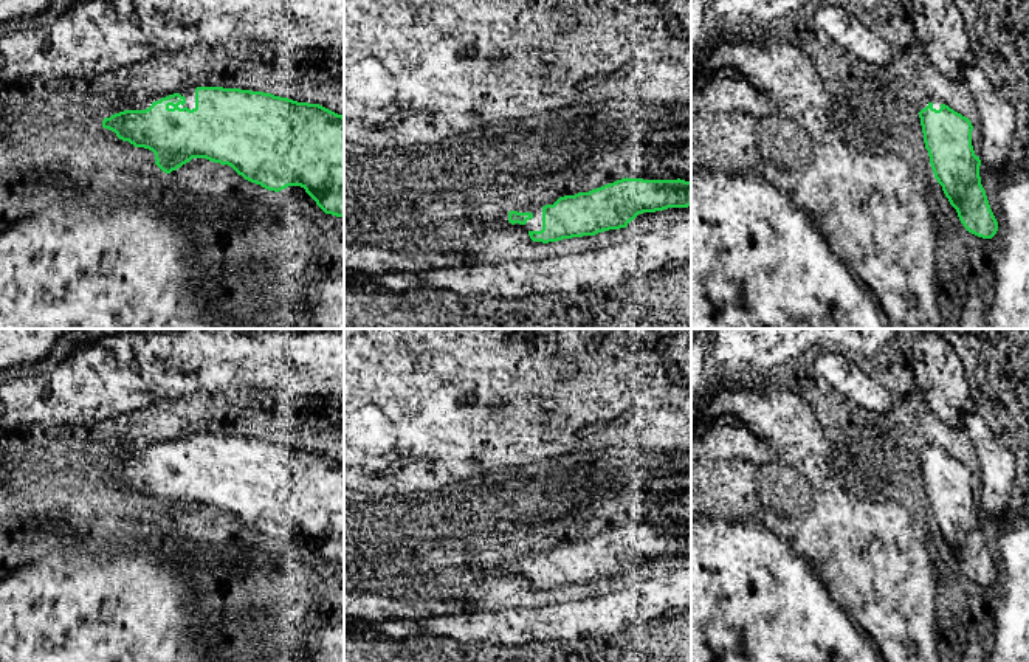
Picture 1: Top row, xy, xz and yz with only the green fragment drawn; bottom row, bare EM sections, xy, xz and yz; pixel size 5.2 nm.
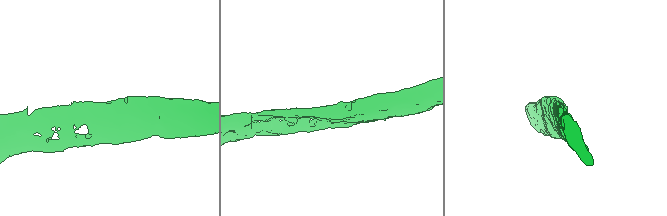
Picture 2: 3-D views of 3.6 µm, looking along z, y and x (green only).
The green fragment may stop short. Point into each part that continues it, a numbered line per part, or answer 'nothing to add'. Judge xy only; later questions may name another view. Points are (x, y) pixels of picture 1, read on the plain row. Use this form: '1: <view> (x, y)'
1: xy (189, 442)

